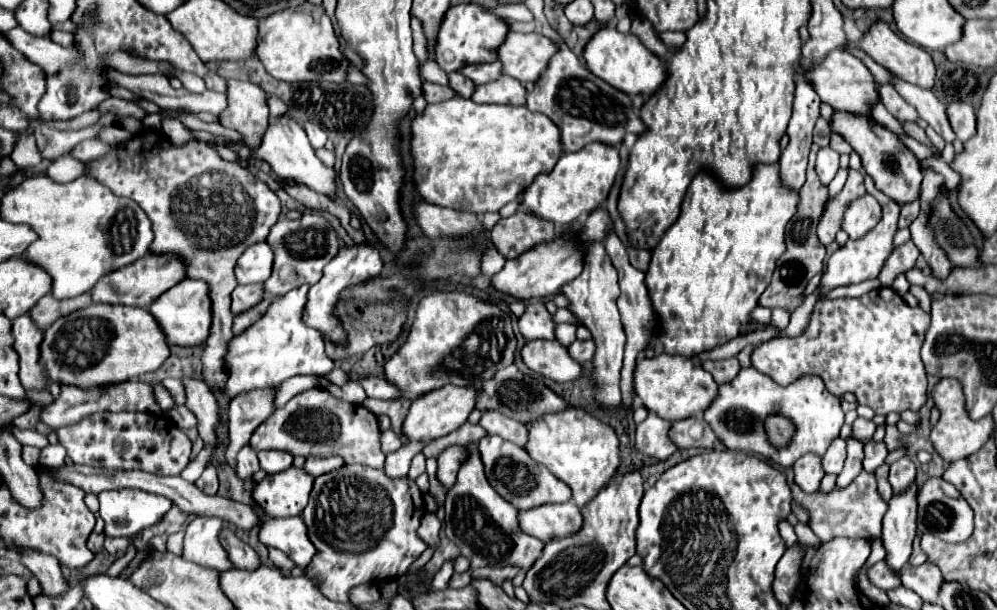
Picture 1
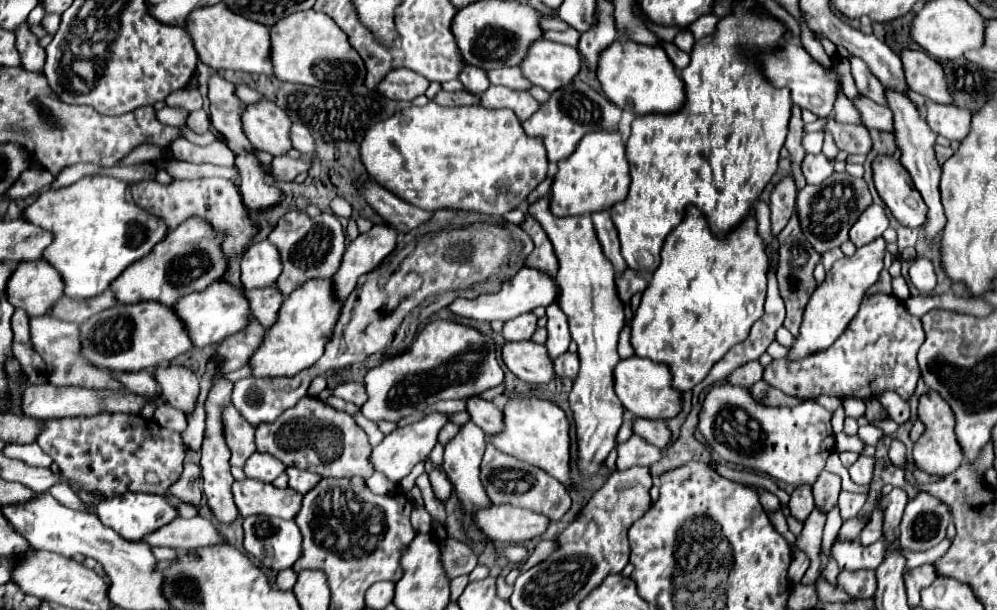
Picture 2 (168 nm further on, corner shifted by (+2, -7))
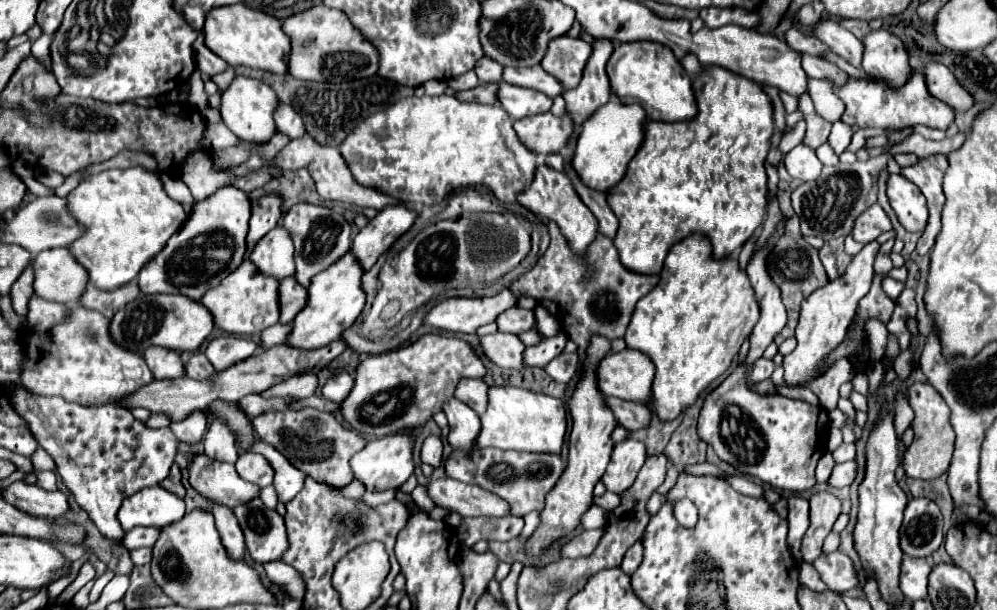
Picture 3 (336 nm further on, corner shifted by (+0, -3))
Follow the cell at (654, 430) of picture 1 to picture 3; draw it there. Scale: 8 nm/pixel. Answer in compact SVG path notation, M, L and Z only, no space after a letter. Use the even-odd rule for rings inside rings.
M629 438L629 440L615 444L607 472L601 478L607 490L619 494L629 484L633 484L633 478L637 476L637 470L643 466L645 458L647 458L647 448L639 440Z

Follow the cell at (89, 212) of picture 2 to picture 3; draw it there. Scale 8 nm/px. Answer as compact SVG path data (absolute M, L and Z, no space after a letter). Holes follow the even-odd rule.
M139 166L93 174L65 200L67 210L85 226L85 232L69 246L69 252L89 272L89 282L99 290L117 290L131 282L187 218L185 208L165 194L157 174Z

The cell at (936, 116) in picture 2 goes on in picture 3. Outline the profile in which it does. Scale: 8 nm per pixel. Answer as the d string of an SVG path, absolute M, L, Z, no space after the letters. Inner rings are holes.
M913 72L913 78L901 88L901 90L891 90L881 82L859 82L859 80L849 80L843 88L835 88L835 94L845 102L847 110L843 114L843 120L859 126L859 128L889 128L889 126L913 126L913 124L925 124L929 128L937 130L947 130L955 118L957 112L933 98L929 90L925 88L925 80L921 78L921 72Z

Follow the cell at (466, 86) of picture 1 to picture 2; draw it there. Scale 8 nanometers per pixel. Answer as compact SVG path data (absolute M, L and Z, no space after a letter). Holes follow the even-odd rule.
M467 66L459 80L463 82L465 90L473 92L473 94L483 94L487 88L489 88L489 82L487 82L487 72L483 68L477 68L477 66Z

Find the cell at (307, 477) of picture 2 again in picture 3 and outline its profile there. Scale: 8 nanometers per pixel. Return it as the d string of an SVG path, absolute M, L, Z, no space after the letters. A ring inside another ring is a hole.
M259 438L253 444L251 452L257 452L257 454L263 454L265 458L269 458L269 462L275 470L275 488L277 488L279 500L289 502L291 498L295 498L297 490L303 488L307 476L301 470L297 470L295 466L291 466L291 462L283 454L279 454L273 446L259 442Z

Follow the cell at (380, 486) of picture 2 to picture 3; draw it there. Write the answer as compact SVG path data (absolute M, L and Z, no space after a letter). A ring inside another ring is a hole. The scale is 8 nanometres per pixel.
M353 480L351 484L347 484L347 486L345 486L345 490L343 490L343 492L345 492L345 496L361 498L361 496L365 494L365 490L367 490L367 488L365 488L365 484L363 484L361 480Z

